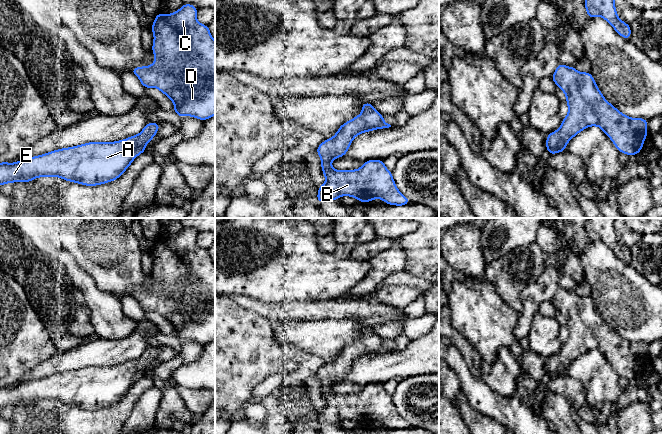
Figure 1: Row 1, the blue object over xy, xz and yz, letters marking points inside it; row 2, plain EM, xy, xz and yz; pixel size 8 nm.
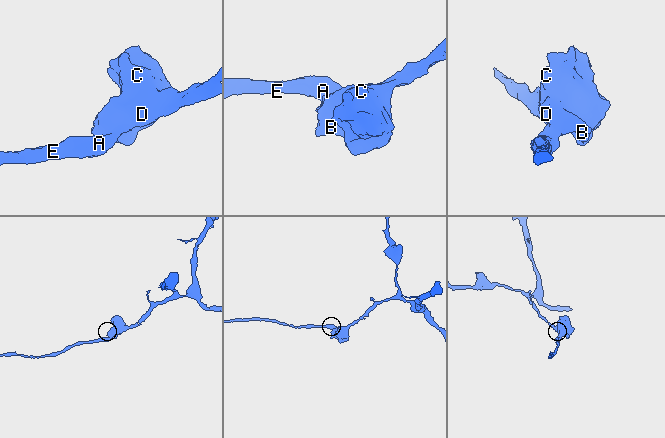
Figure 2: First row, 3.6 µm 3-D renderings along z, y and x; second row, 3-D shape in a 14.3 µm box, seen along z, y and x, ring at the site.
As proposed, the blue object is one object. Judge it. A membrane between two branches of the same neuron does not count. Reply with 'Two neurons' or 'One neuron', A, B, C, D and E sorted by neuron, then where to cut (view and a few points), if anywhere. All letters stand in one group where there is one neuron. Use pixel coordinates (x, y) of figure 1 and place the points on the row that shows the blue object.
One neuron. Groups: A B C D E. No split

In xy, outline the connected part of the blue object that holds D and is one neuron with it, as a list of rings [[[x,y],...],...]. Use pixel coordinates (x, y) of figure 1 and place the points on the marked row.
[[[183,4],[181,8],[171,14],[156,14],[152,27],[154,34],[152,52],[155,62],[150,66],[135,67],[131,73],[135,74],[144,88],[157,88],[173,103],[174,110],[179,117],[191,116],[205,121],[215,115],[215,40],[208,25],[197,21],[198,8],[192,4]]]

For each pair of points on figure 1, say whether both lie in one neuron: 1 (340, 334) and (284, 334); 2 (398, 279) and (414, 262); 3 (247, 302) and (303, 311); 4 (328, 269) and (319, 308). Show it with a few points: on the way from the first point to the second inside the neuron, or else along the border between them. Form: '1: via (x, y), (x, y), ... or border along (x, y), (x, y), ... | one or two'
1: via (326, 334), (298, 334) | one
2: border along (404, 270), (427, 280) | two
3: via (261, 308), (268, 311), (289, 311) | one
4: border along (343, 297), (324, 301), (297, 301) | two

